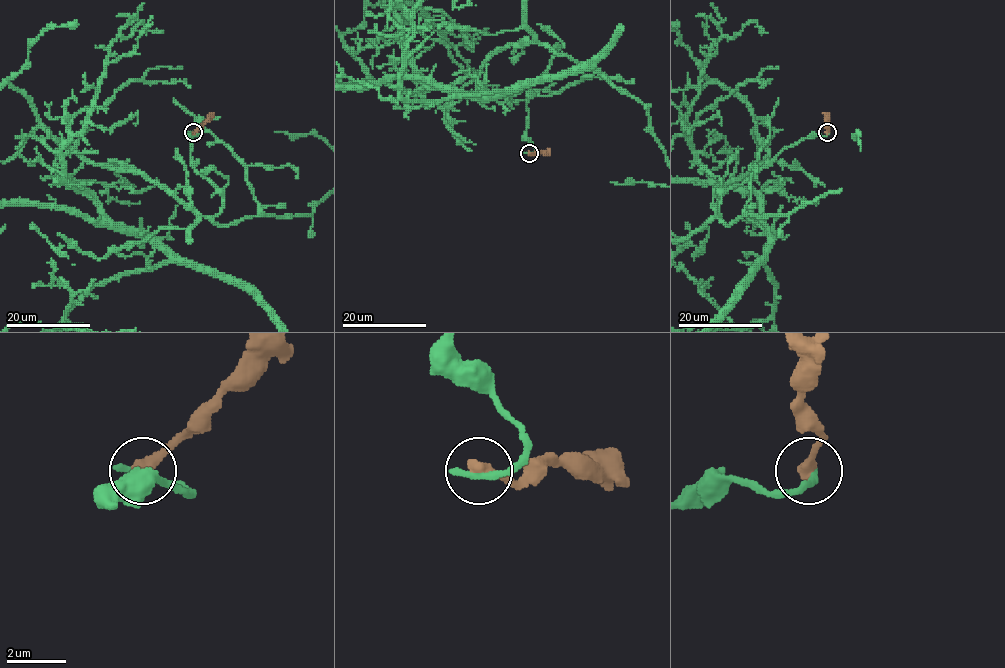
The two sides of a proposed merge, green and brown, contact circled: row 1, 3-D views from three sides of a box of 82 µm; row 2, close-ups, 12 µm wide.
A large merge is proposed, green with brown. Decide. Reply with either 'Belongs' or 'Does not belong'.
Does not belong

